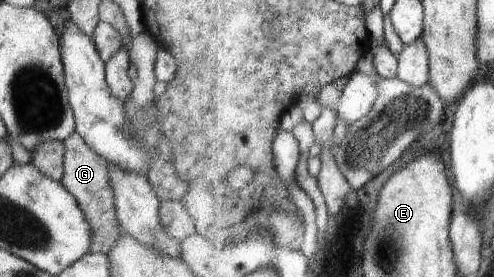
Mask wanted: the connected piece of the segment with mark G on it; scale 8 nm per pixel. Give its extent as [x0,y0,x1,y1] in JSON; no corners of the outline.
[61,132,123,255]

